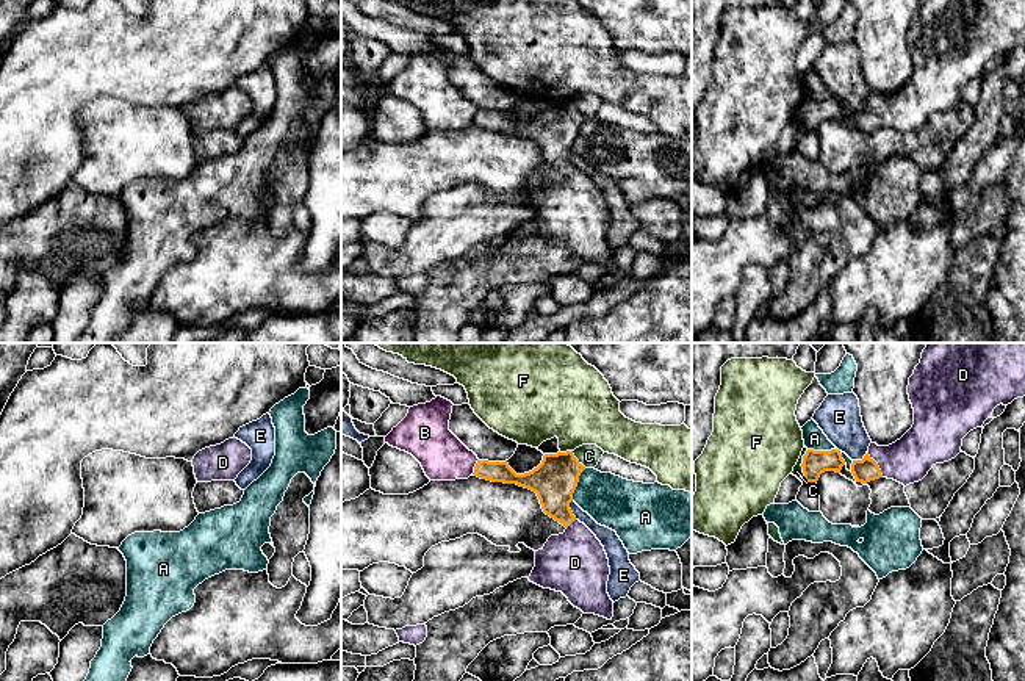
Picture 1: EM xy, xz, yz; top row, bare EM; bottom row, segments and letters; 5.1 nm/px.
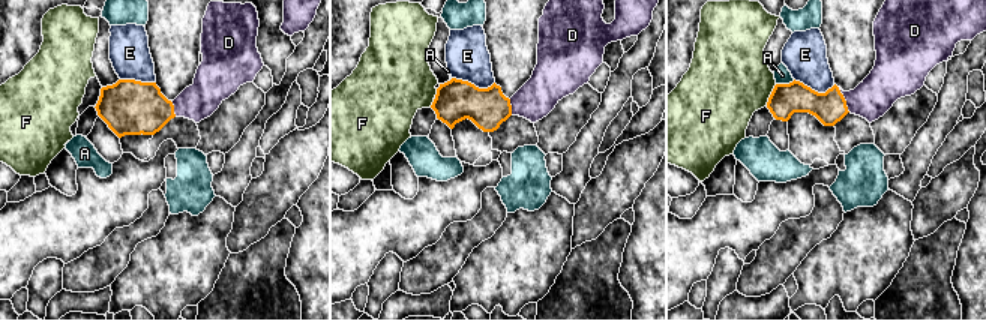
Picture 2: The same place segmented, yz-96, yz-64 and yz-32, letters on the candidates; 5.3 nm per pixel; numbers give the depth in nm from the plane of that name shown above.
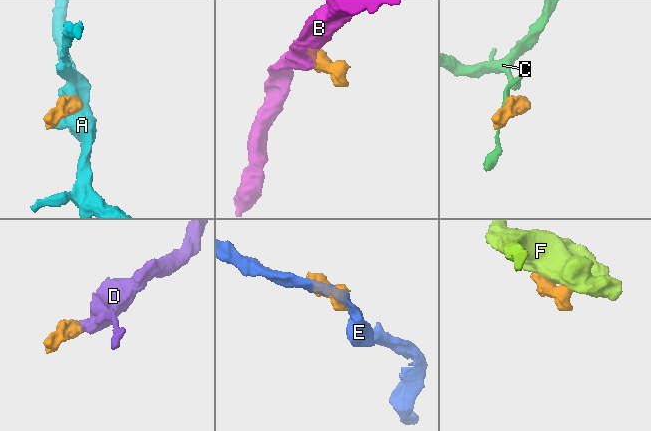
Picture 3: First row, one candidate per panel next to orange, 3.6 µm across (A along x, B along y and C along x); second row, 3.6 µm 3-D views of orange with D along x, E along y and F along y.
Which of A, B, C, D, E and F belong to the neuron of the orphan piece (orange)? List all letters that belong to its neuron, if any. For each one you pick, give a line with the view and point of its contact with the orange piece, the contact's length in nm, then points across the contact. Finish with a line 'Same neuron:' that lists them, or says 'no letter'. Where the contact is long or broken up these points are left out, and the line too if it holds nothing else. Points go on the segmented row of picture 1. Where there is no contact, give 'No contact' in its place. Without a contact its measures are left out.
D: Touches orange at yz (877, 464). Shared border 160 nm. Path across: yz (866, 470), (877, 464), (908, 461)
Same neuron: D

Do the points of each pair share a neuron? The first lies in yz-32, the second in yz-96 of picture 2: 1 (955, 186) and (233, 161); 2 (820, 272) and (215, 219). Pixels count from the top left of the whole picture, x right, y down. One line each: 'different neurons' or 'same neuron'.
1: different neurons
2: same neuron

